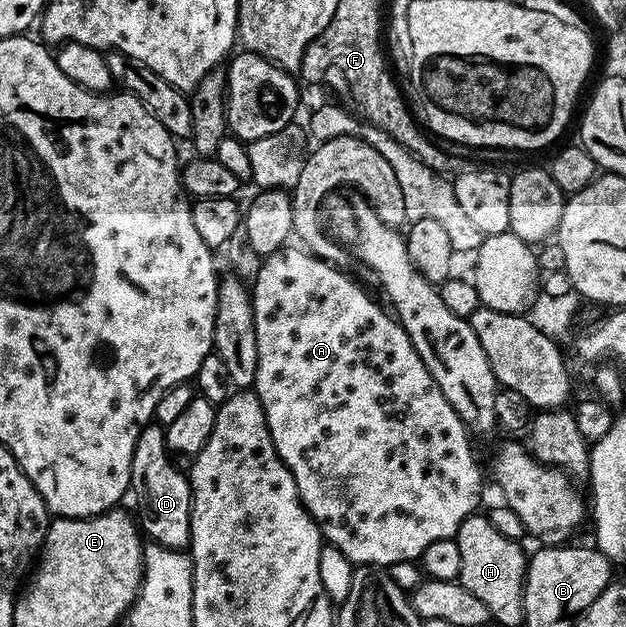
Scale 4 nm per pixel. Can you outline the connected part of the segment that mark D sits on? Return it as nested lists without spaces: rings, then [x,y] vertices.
[[[149,423],[140,430],[138,443],[134,443],[132,460],[131,492],[136,492],[140,500],[138,525],[143,536],[149,542],[161,545],[173,551],[184,551],[189,548],[190,515],[192,514],[191,480],[175,465],[173,454],[168,451],[164,438],[165,430],[155,423]]]

